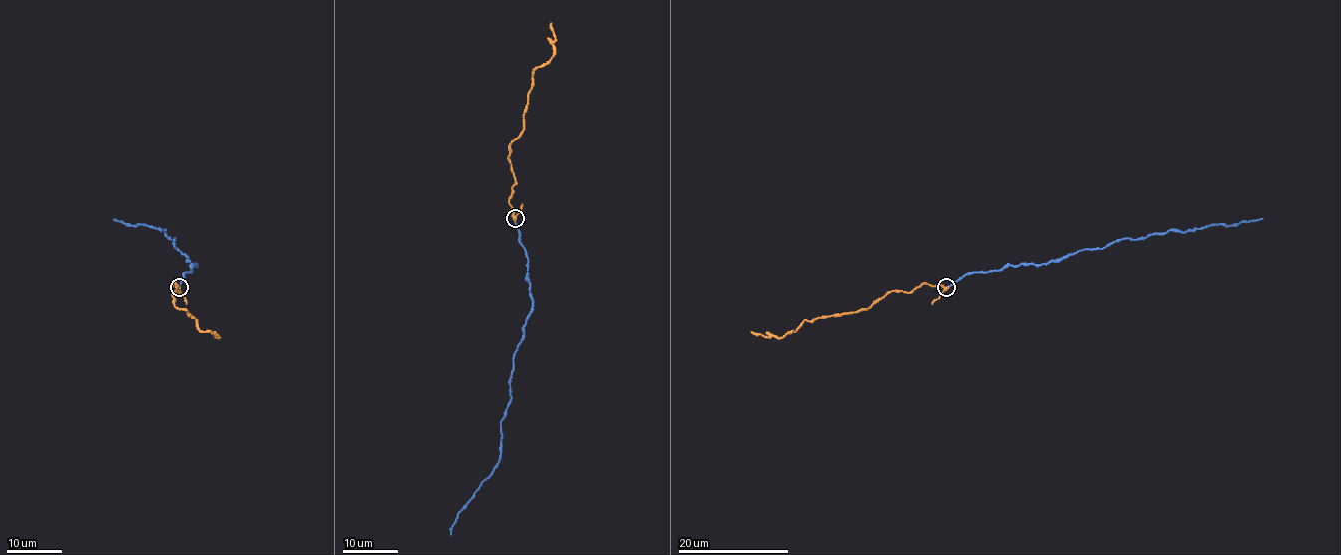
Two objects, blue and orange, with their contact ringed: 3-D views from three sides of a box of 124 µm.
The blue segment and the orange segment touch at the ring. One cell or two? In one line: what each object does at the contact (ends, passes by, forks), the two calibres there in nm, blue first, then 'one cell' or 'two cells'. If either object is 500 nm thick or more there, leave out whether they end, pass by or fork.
blue ends | orange passes by | 180/400 nm | one cell

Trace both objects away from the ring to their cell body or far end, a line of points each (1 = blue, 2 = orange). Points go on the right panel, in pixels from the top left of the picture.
1: (946, 286), (967, 274), (999, 271), (1010, 264), (1061, 260), (1126, 238), (1263, 219)
2: (946, 286), (924, 284), (909, 292), (889, 291), (857, 313), (805, 320), (783, 336), (762, 336), (751, 331)

